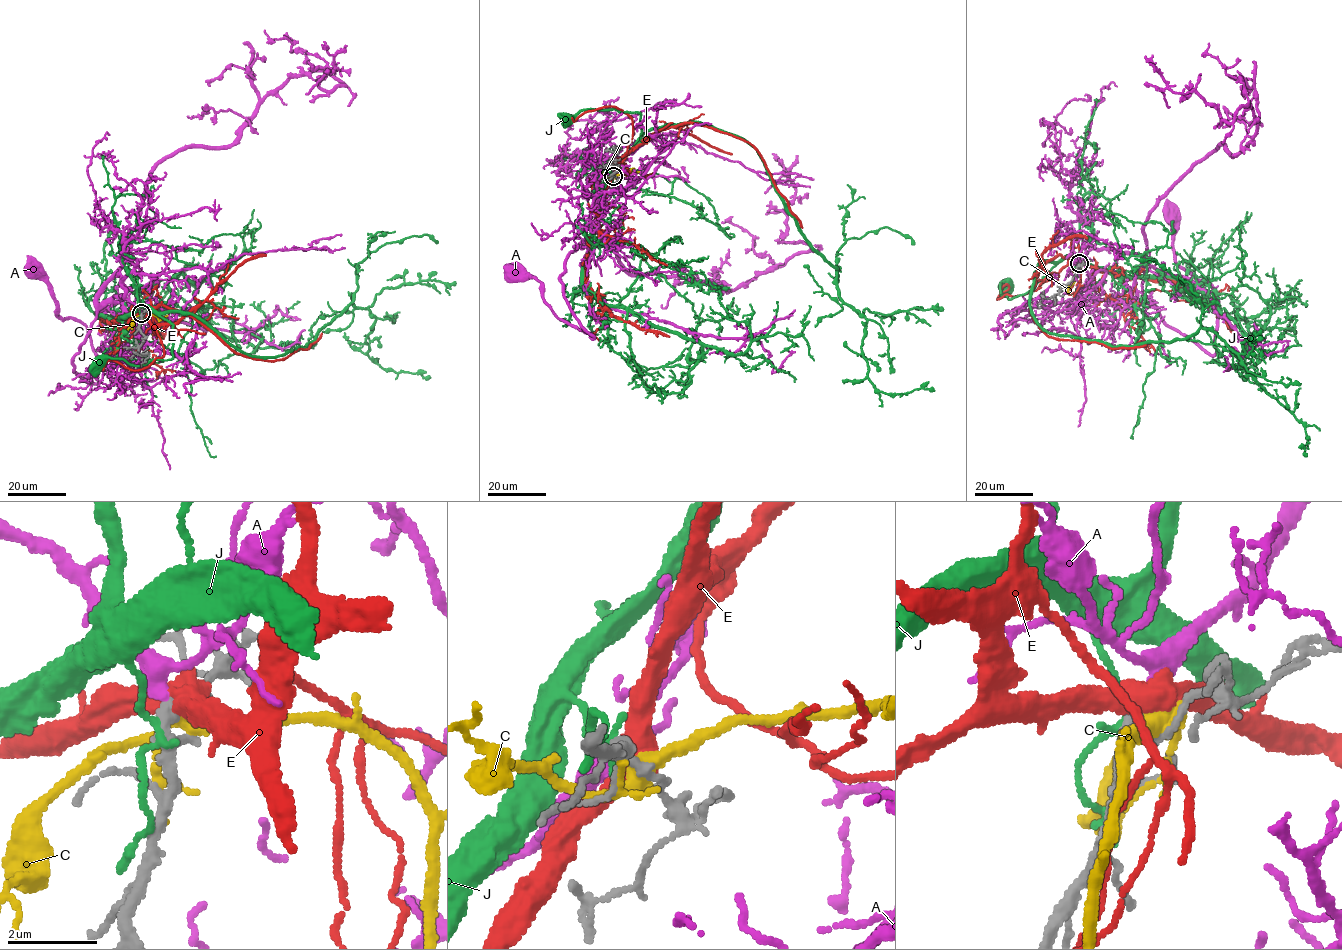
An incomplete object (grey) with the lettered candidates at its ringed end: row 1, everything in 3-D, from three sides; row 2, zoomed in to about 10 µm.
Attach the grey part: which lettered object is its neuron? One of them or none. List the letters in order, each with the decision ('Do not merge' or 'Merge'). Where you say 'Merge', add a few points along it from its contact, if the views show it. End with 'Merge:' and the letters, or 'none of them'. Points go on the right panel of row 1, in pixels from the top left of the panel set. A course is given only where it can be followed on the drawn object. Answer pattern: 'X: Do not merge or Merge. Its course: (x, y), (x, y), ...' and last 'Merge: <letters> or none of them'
A: Merge. Its course: (1079, 263), (1092, 249), (1137, 253), (1142, 290), (1160, 318), (1212, 355), (1217, 294), (1175, 260), (1172, 215)
C: Do not merge
E: Do not merge
J: Do not merge
Merge: A

